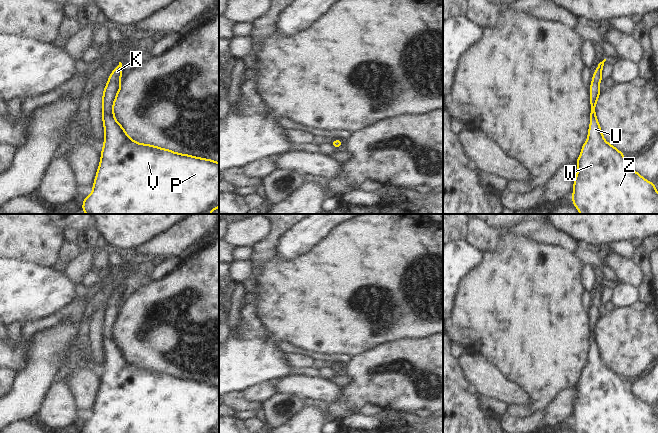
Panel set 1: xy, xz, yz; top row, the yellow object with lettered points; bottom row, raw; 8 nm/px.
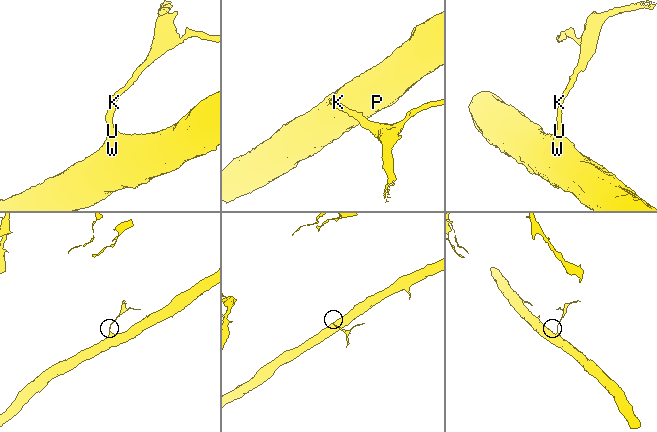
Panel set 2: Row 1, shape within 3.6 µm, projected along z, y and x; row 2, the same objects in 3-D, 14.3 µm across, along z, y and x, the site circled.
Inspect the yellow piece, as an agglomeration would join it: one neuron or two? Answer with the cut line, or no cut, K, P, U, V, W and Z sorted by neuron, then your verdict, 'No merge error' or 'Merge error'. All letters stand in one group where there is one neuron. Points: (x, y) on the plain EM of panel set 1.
No split. Groups: K P U V W Z. No merge error.

